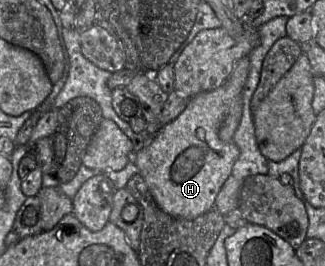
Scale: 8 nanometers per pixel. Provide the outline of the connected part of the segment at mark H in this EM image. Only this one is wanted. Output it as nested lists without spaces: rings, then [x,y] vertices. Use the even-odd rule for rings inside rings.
[[[245,56],[219,88],[191,97],[176,119],[158,131],[140,151],[132,152],[132,161],[152,197],[170,216],[194,219],[215,208],[216,197],[240,153],[234,142],[223,142],[218,131],[231,103],[242,94],[249,69],[250,59]]]

